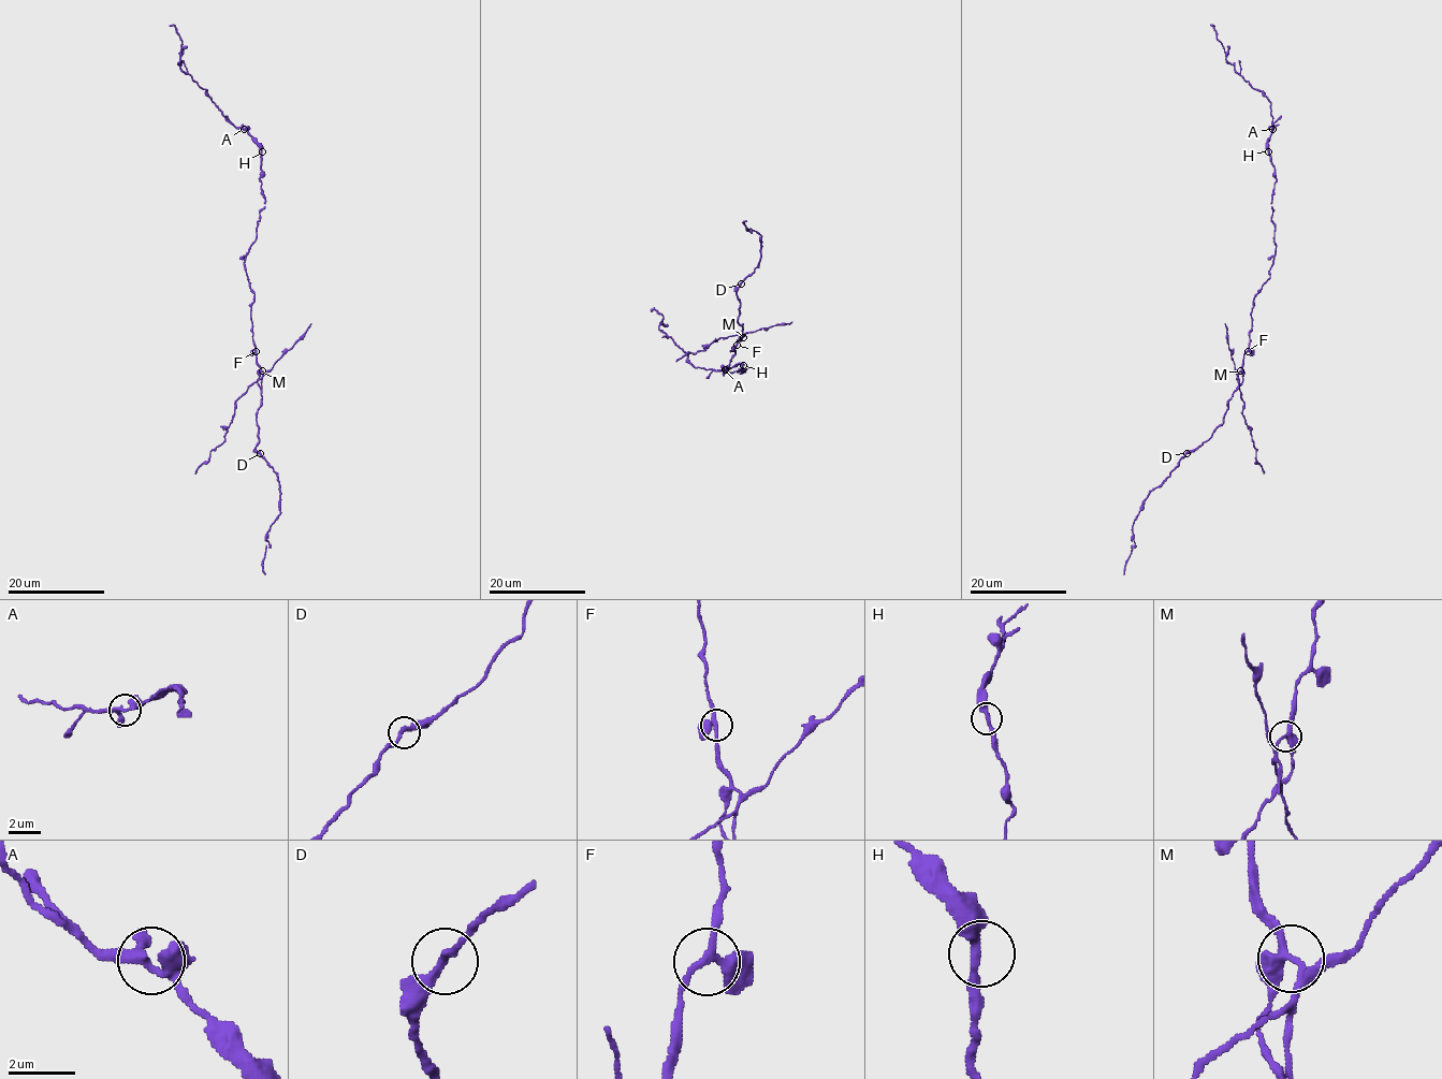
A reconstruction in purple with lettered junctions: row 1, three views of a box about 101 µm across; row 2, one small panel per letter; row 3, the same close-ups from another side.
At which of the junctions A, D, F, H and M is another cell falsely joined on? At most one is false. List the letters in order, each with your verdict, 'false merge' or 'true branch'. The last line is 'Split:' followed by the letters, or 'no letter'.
A: true branch
D: true branch
F: true branch
H: true branch
M: false merge
Split: M

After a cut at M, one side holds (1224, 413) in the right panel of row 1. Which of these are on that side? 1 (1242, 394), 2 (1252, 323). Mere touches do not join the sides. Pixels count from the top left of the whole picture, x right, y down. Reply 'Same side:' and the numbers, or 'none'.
Same side: 2

